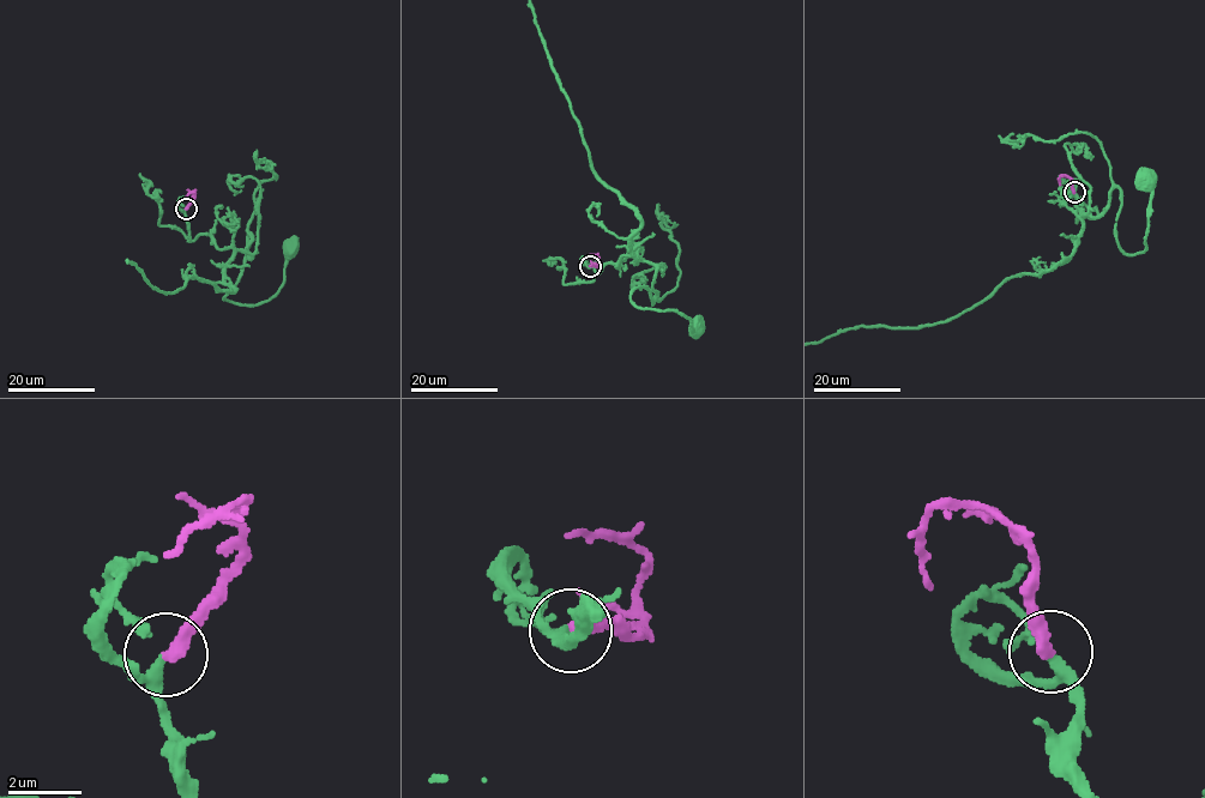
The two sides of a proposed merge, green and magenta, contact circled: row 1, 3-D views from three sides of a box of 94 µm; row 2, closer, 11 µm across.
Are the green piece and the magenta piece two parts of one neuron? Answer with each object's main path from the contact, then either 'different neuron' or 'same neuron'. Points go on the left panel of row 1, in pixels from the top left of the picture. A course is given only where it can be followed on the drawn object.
green runs (185, 209), (192, 241), (208, 234), (251, 259), (249, 234), (223, 300), (267, 301), (293, 247); magenta runs (185, 209), (194, 191), (186, 197); same neuron

